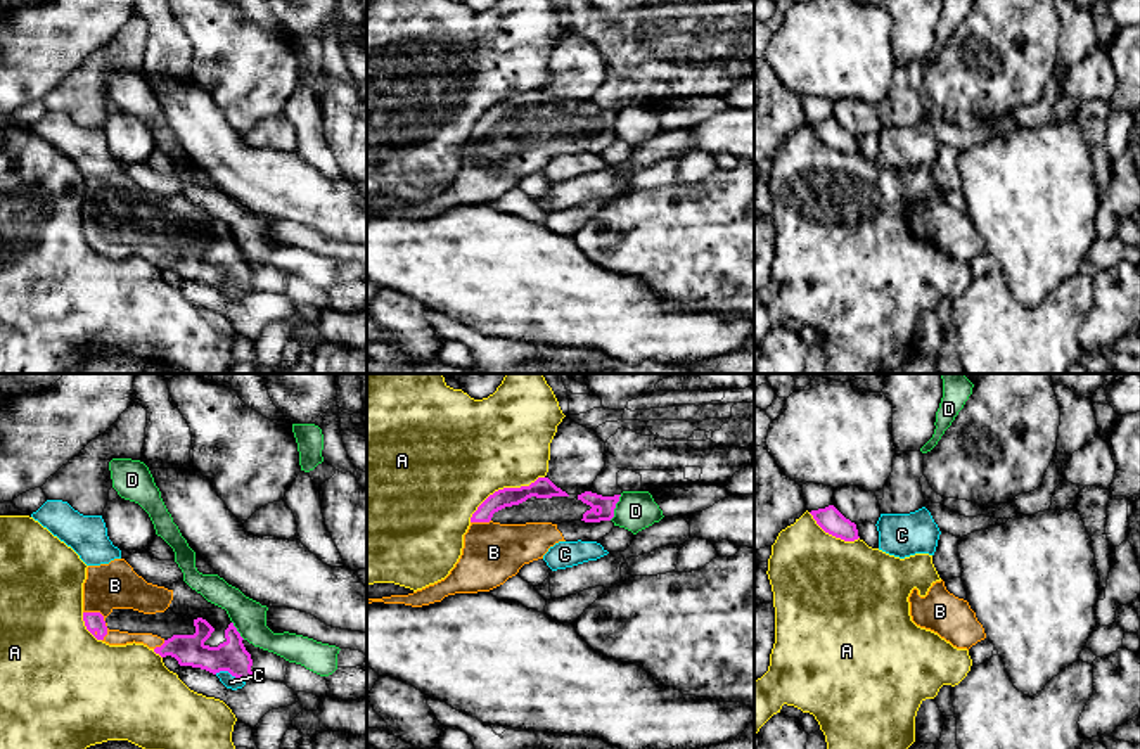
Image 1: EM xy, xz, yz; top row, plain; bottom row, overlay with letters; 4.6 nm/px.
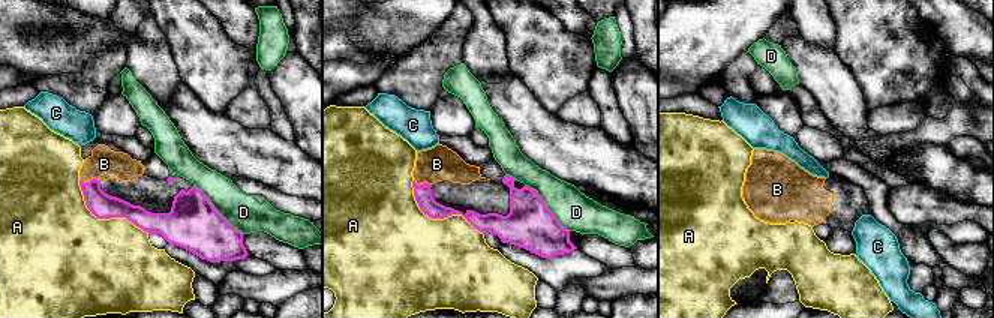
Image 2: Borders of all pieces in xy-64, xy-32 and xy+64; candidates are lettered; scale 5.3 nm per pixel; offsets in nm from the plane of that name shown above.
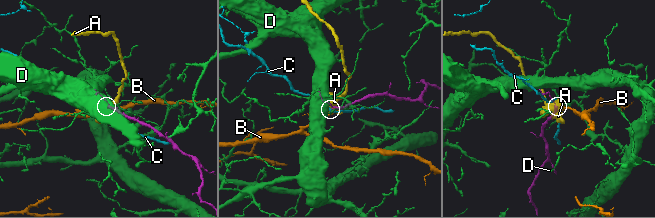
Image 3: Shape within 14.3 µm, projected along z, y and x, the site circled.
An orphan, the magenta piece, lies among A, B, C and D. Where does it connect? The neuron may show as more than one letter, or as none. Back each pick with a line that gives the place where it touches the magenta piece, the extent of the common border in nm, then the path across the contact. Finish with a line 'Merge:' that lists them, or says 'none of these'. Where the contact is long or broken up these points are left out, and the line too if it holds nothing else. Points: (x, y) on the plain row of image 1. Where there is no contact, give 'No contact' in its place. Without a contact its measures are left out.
B: Touches magenta at xy (102, 232). Shared border 170 nm
Merge: B

